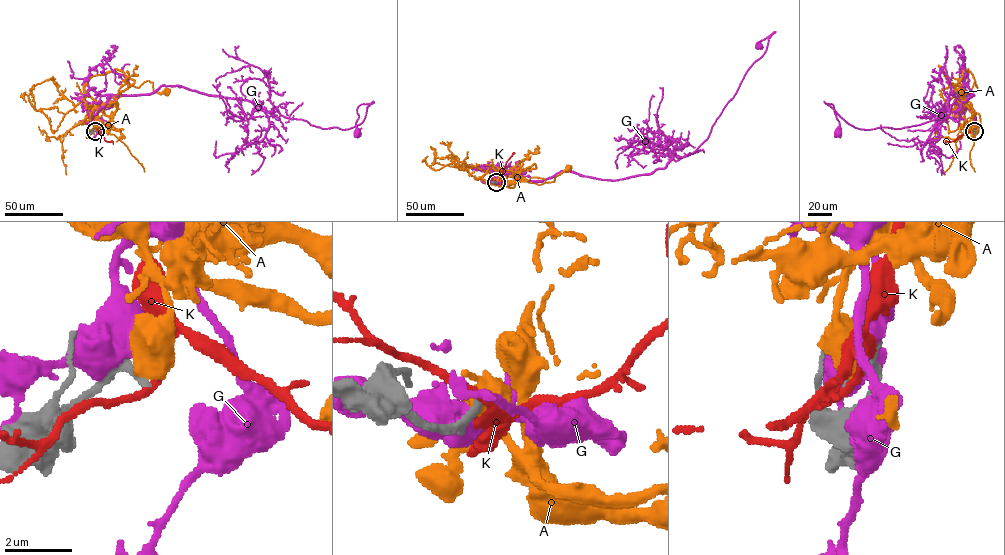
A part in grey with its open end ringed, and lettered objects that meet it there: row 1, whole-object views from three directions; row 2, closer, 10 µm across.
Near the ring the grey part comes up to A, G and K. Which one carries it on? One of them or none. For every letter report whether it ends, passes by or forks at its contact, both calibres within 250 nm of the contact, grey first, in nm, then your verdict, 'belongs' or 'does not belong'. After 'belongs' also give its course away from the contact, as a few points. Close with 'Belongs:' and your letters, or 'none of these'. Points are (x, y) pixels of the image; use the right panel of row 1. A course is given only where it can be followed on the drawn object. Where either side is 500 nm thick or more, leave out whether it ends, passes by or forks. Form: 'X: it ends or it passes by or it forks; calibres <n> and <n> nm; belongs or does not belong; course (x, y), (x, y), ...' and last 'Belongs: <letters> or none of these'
A: calibres 200 and 600 nm; does not belong
G: calibres 240 and 800 nm; does not belong
K: it passes by; calibres 180 and 260 nm; does not belong
Belongs: none of these

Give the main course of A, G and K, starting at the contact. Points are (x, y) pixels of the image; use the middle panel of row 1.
A: (496, 182), (488, 183), (483, 176), (487, 171), (498, 170), (486, 171), (540, 184), (554, 181), (567, 169)
G: (495, 183), (499, 164), (530, 180), (663, 169), (707, 138), (771, 35), (757, 46)
K: (496, 182), (503, 179), (502, 170), (514, 153)

